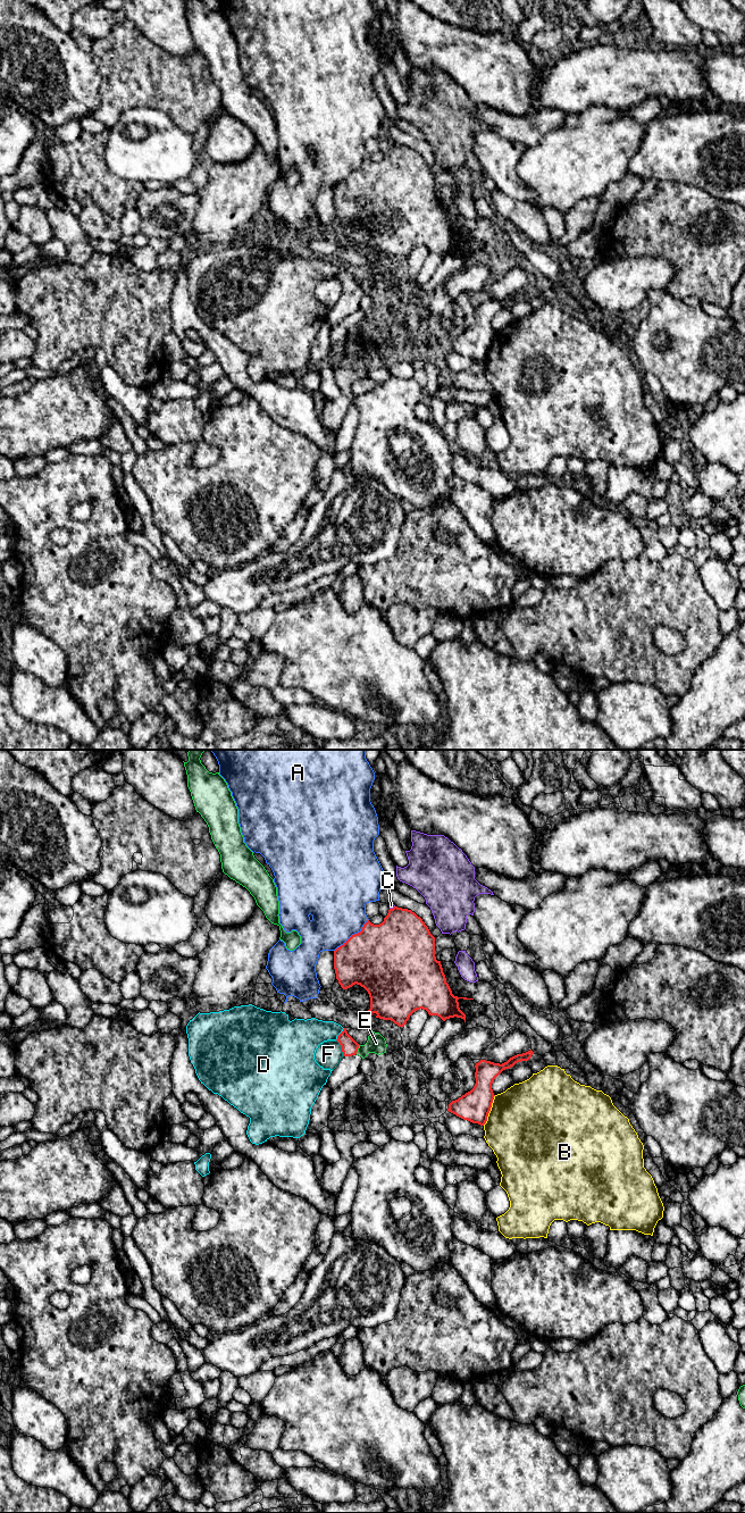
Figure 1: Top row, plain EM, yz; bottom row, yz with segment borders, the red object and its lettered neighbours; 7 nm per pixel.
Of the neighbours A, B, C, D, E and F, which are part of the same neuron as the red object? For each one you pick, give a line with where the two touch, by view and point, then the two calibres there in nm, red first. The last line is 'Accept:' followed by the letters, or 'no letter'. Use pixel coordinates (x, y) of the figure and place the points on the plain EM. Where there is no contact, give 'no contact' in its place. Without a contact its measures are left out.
Accept: no letter

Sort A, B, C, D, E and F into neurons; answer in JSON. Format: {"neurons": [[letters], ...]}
{"neurons": [["A"], ["B"], ["C"], ["D"], ["E"], ["F"]]}

